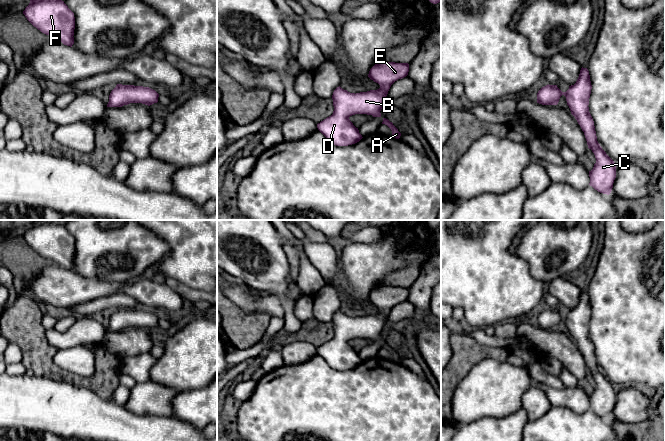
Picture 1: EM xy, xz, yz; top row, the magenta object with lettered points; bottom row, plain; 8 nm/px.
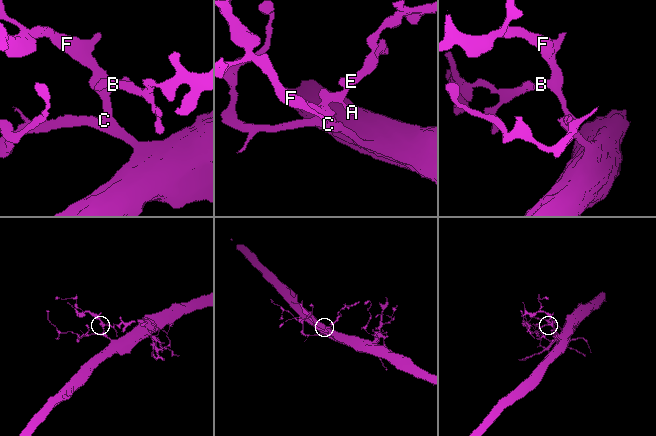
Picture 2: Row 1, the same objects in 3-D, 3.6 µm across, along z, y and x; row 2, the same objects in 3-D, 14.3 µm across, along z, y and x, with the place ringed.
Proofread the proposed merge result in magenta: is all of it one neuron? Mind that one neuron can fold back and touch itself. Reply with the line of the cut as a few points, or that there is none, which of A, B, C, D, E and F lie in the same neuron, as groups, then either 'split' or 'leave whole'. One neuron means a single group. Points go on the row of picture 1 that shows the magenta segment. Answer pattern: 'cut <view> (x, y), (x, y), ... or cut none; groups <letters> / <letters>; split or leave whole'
cut none; groups A B C D E F; leave whole

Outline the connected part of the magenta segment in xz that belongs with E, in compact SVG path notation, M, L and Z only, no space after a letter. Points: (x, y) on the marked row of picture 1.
M380 62L375 64L369 71L368 77L380 85L377 90L367 92L350 93L347 90L337 87L332 95L334 111L333 114L317 124L318 130L327 140L336 146L348 146L359 142L363 137L350 121L349 117L355 114L367 114L373 117L381 117L381 109L391 85L398 79L408 75L408 63Z

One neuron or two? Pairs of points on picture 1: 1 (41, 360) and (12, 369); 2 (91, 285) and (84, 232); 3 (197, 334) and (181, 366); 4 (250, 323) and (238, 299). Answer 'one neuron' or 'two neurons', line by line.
1: two neurons
2: two neurons
3: one neuron
4: two neurons

